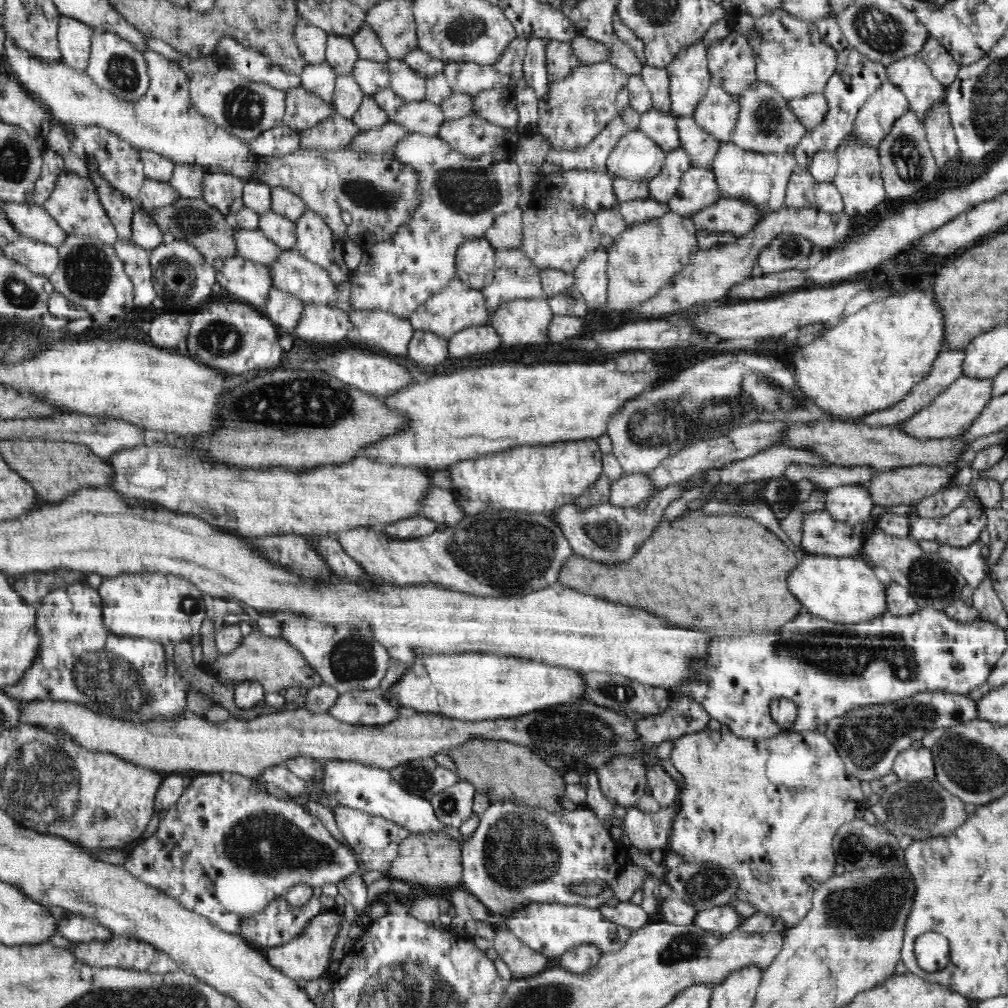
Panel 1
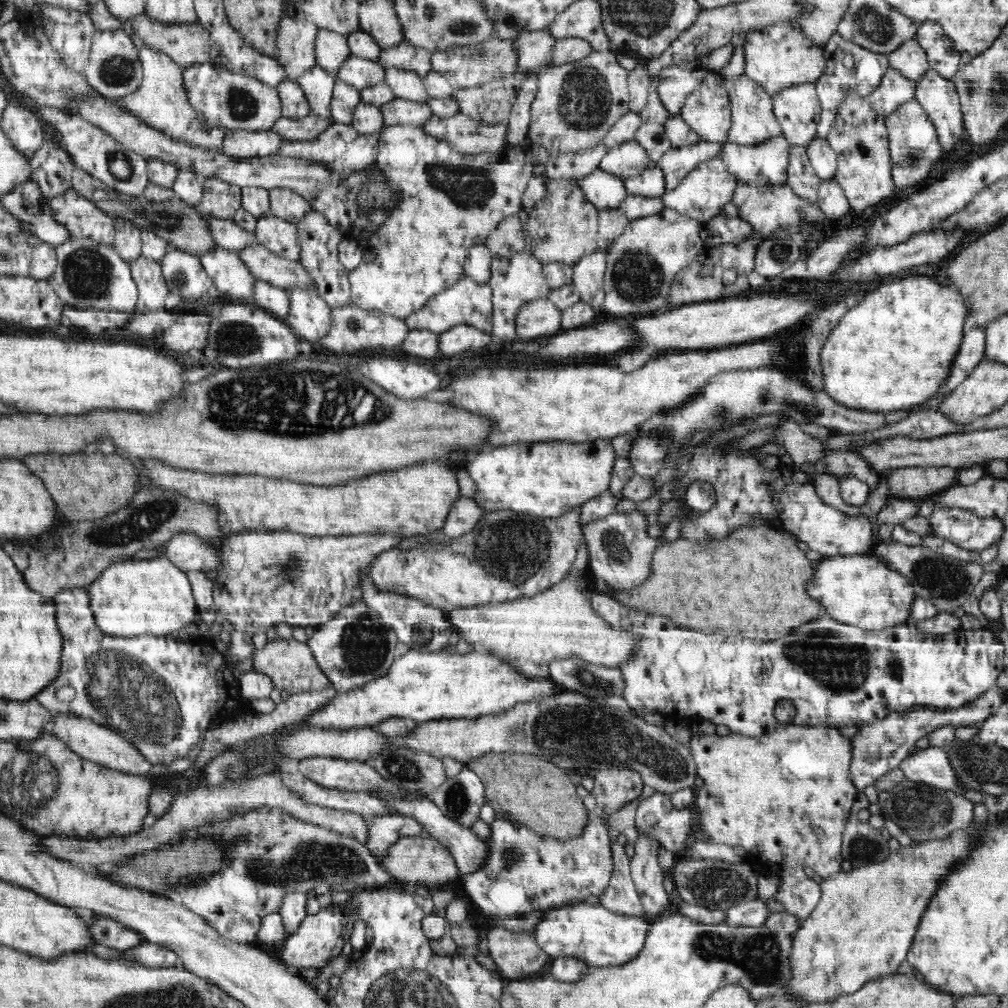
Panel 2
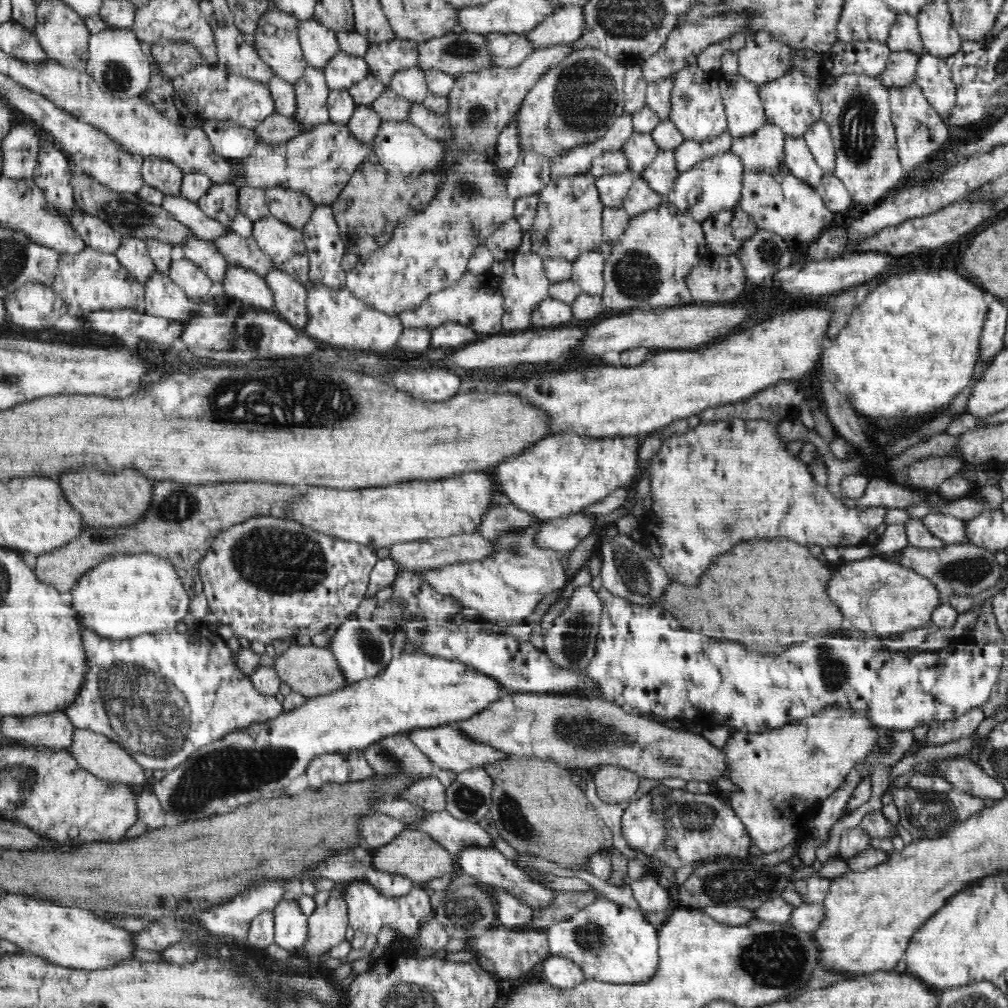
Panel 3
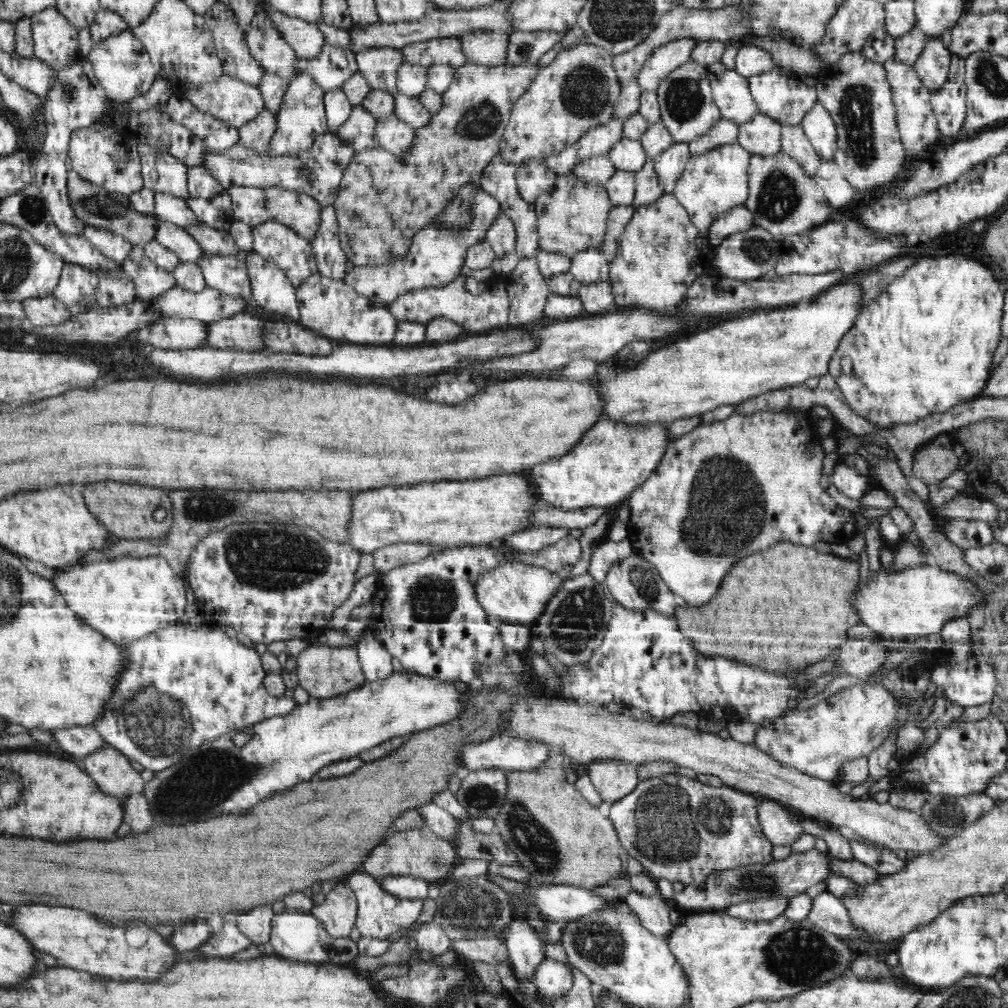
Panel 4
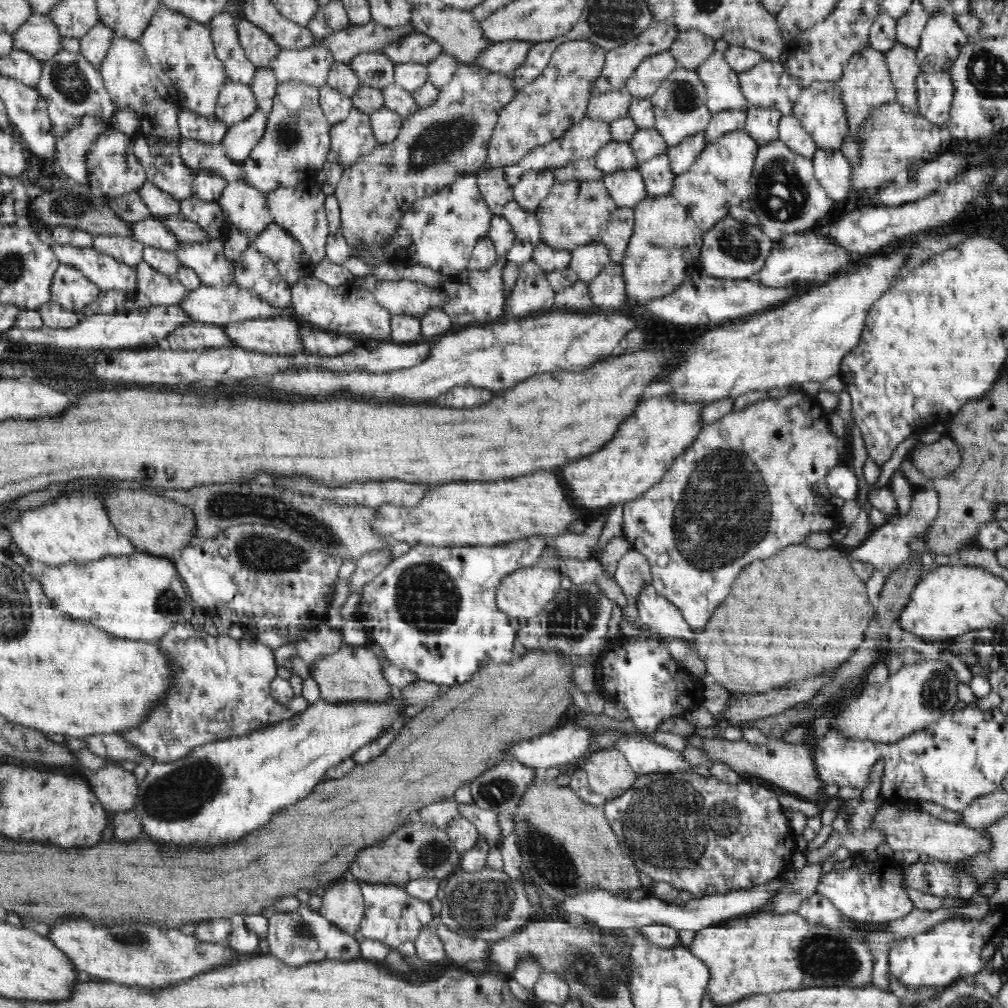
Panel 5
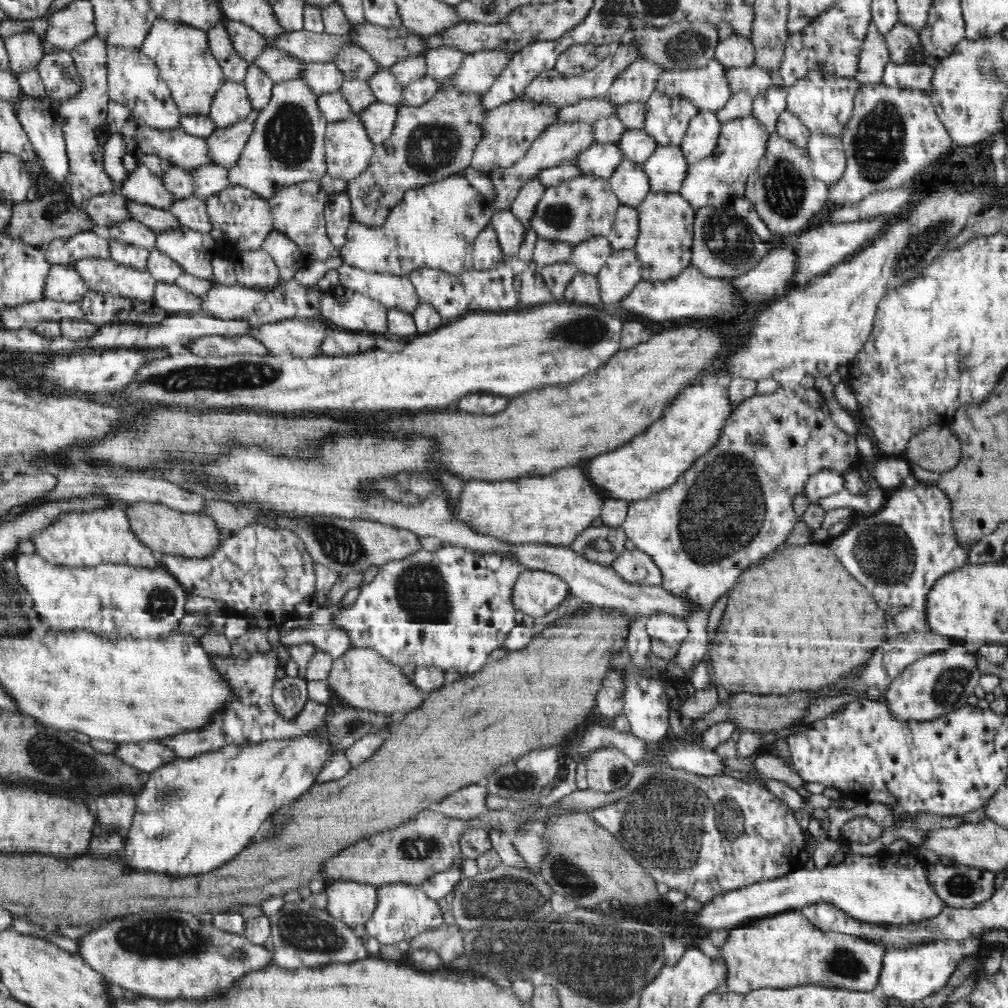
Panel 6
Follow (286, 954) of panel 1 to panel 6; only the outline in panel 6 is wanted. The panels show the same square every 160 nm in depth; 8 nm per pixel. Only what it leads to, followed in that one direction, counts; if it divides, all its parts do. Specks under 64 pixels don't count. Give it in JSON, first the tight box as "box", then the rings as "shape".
{"box":[324,881,377,928],"shape":[[[335,881],[324,890],[327,892],[326,910],[330,917],[350,928],[368,922],[376,910],[377,889],[371,884]]]}

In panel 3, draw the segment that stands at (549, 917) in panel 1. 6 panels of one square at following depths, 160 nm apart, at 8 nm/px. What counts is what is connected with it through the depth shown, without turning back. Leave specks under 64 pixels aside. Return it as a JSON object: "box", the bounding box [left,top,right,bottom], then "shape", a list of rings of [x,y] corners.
{"box":[545,898,657,985],"shape":[[[598,898],[569,920],[552,924],[545,933],[551,955],[563,956],[576,963],[586,979],[631,985],[645,983],[657,974],[657,929],[644,918],[642,912],[608,899]]]}

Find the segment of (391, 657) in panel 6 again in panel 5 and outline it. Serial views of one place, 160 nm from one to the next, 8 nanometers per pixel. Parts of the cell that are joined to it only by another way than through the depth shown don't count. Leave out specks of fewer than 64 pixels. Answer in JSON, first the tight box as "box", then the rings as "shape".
{"box":[354,535,549,686],"shape":[[[534,535],[528,539],[520,539],[510,543],[502,543],[493,547],[436,547],[414,545],[410,550],[397,558],[392,560],[382,572],[372,580],[372,582],[365,584],[361,592],[361,602],[359,604],[358,613],[355,614],[354,620],[362,623],[364,630],[368,636],[369,642],[376,642],[382,650],[384,650],[387,659],[392,661],[397,667],[404,670],[412,671],[420,680],[426,682],[434,682],[434,684],[444,686],[454,686],[456,684],[464,684],[474,677],[481,669],[484,669],[490,663],[508,663],[512,658],[512,648],[514,648],[514,640],[516,640],[516,630],[510,625],[510,616],[502,612],[497,607],[497,588],[500,587],[502,580],[508,577],[511,572],[531,567],[538,564],[538,556],[542,554],[542,548],[546,548],[549,542],[544,535]]]}

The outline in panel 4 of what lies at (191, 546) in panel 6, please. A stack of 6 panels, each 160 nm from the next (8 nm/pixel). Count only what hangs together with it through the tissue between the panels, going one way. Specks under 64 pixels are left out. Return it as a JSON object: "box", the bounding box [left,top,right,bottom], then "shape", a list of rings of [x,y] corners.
{"box":[83,481,173,539],"shape":[[[100,481],[84,485],[83,495],[88,510],[118,539],[161,539],[173,528],[173,504],[164,489],[140,483]]]}

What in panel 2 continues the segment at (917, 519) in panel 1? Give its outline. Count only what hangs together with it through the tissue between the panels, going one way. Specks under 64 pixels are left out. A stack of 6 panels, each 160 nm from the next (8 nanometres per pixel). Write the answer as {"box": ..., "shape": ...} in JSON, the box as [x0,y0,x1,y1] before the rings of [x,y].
{"box":[929,506,1005,552],"shape":[[[939,506],[930,513],[929,523],[932,534],[973,552],[998,544],[1005,531],[1002,519],[982,518],[956,507]]]}

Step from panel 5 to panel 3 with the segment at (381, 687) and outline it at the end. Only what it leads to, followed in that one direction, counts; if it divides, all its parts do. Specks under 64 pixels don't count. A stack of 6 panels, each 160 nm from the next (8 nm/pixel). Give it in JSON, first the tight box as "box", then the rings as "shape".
{"box":[271,644,346,698],"shape":[[[292,644],[288,650],[275,657],[274,665],[271,667],[292,691],[308,698],[324,696],[346,686],[345,676],[342,676],[337,657],[326,647],[317,647],[313,644],[309,646]]]}

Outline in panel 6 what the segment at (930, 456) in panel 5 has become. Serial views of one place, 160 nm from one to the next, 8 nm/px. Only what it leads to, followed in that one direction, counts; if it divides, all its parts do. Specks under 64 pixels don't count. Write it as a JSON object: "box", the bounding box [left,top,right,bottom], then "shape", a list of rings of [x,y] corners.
{"box":[902,424,961,473],"shape":[[[932,424],[920,430],[902,453],[912,466],[943,473],[958,464],[961,443],[949,427]]]}

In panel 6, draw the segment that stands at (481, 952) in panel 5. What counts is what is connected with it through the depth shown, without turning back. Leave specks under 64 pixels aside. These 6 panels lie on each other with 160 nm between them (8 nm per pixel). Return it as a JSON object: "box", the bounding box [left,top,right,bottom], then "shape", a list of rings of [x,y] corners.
{"box":[407,923,464,963],"shape":[[[442,923],[440,927],[426,931],[416,936],[416,938],[412,938],[412,940],[409,941],[409,946],[410,949],[407,952],[410,952],[412,949],[428,947],[428,949],[438,953],[444,962],[448,963],[456,960],[458,956],[462,956],[462,952],[464,952],[464,934],[456,924],[450,925]]]}

